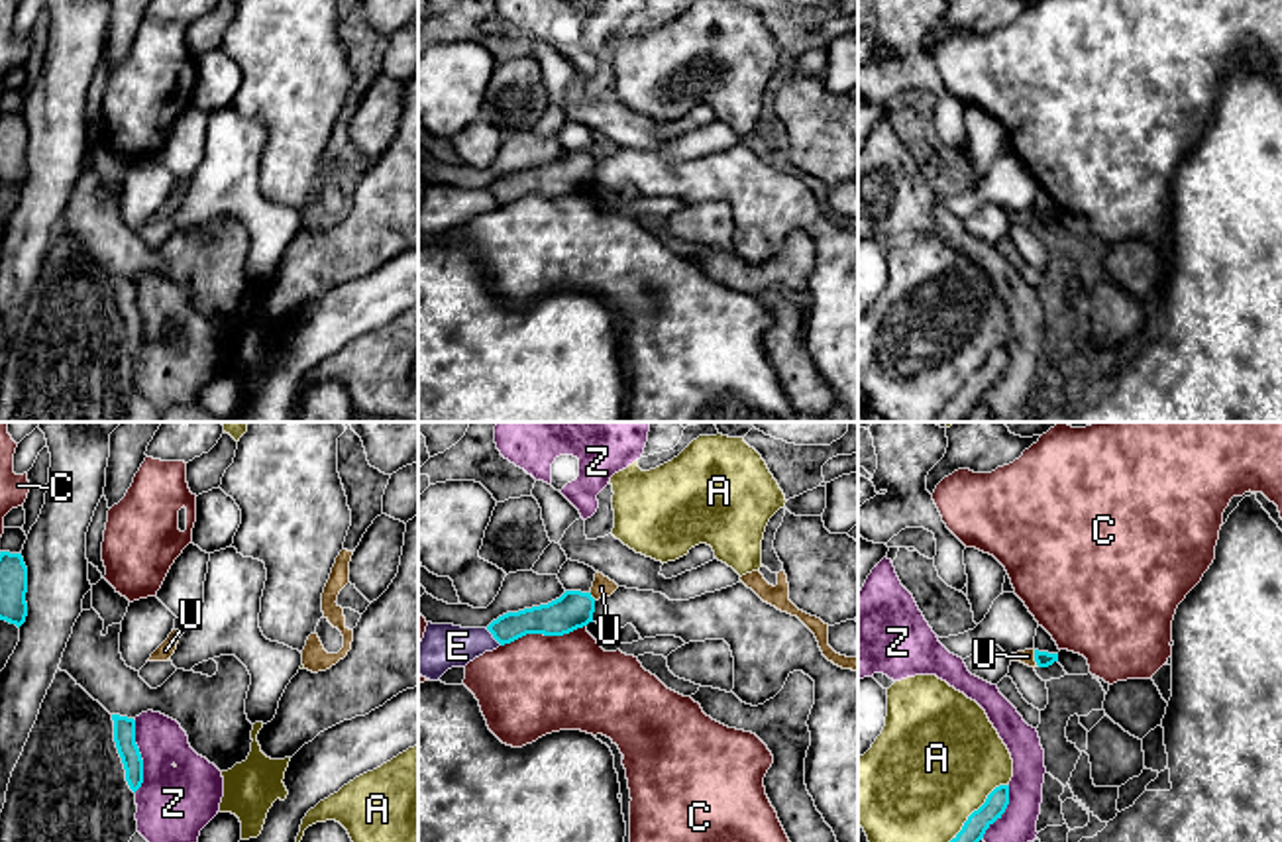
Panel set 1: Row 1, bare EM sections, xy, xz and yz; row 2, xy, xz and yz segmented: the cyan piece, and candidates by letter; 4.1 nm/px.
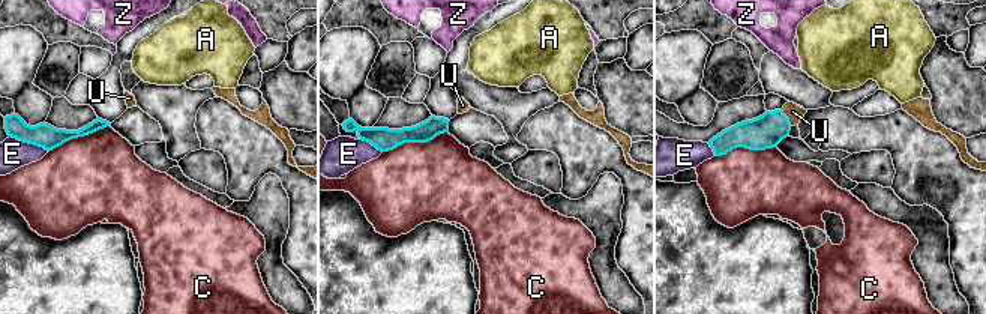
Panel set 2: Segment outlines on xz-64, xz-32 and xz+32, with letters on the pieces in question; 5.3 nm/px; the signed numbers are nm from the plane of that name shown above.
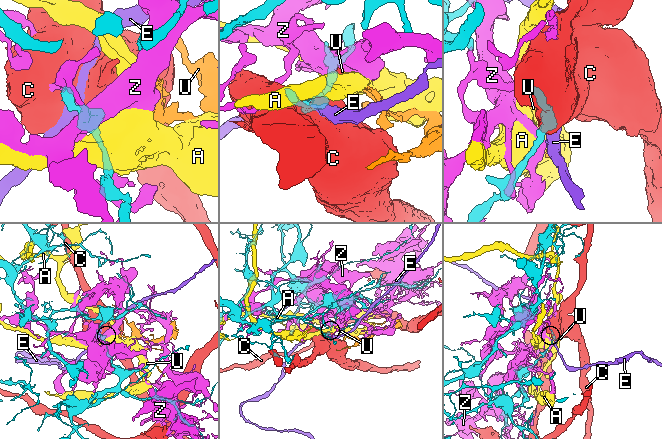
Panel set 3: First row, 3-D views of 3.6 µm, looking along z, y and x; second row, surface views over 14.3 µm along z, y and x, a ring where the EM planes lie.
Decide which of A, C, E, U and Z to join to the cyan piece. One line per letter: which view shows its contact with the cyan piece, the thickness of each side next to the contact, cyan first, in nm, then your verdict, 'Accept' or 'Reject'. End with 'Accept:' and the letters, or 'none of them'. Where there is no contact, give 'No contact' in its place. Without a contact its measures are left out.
A: Touches cyan in yz. Thickness 110 nm (cyan) against 480 nm. Reject
C: Touches cyan in xz. Thickness 160 nm (cyan) against 400 nm. Reject
E: Touches cyan in xz. Thickness 130 nm (cyan) against 190 nm. Reject
U: Touches cyan in yz. Thickness 60 nm (cyan) against 60 nm. Reject
Z: Touches cyan in xy. Thickness 100 nm (cyan) against 300 nm. Reject
Accept: none of them

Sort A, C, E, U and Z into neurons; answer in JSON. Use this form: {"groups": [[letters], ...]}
{"groups": [["A"], ["C"], ["E"], ["U", "Z"]]}

